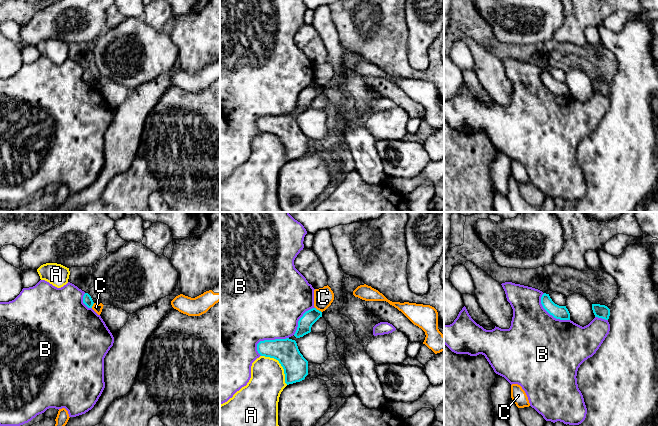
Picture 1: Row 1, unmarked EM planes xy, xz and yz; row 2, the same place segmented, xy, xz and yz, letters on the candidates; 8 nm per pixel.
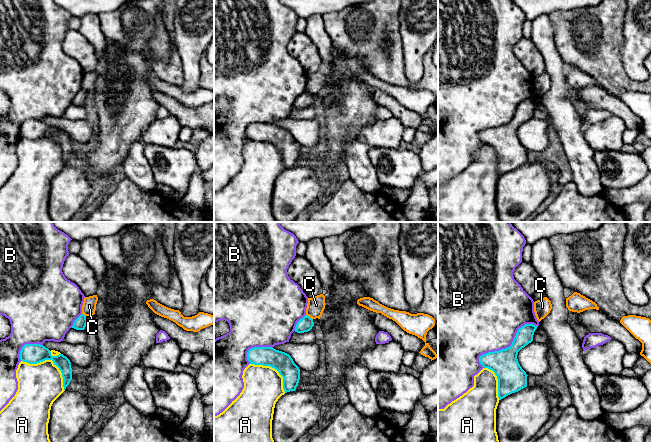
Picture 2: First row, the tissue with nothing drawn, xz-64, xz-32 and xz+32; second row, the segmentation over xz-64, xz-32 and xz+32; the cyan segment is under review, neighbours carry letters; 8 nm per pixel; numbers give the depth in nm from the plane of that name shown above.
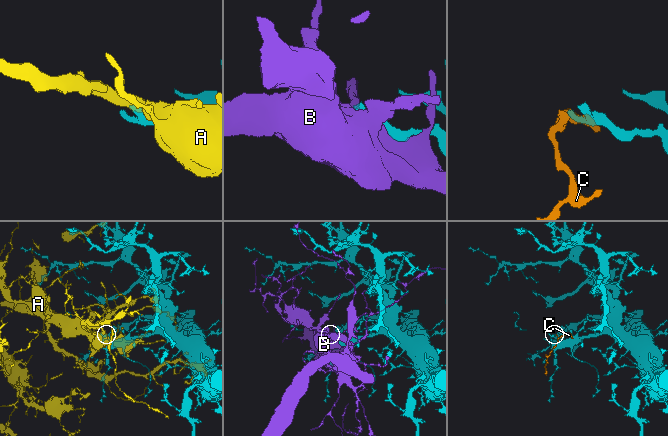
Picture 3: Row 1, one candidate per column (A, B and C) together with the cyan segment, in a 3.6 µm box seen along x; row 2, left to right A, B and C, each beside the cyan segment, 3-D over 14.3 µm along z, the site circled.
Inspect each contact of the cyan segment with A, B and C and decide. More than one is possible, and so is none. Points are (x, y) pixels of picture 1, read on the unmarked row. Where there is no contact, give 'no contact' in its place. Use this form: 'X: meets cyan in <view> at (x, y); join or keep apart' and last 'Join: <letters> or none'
A: meets cyan in xz at (280, 139); keep apart
B: meets cyan in xz at (269, 116); keep apart
C: meets cyan in xz at (318, 86); keep apart
Join: none

